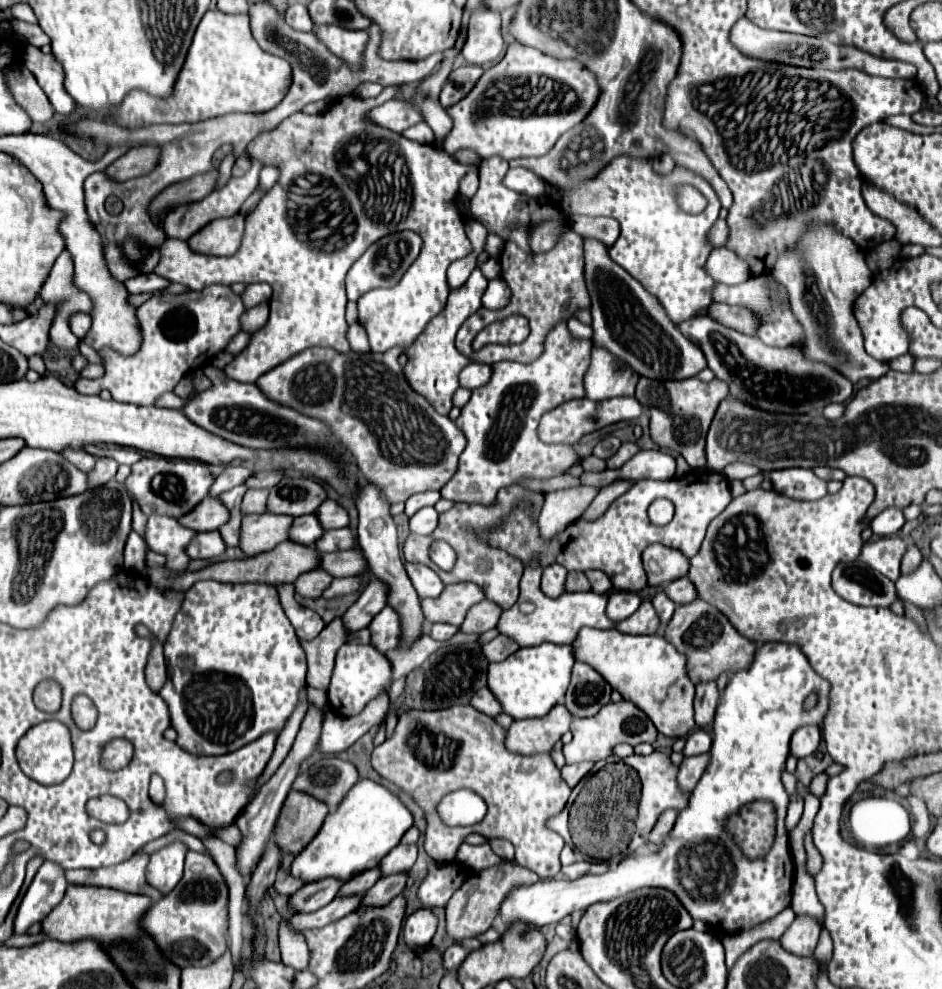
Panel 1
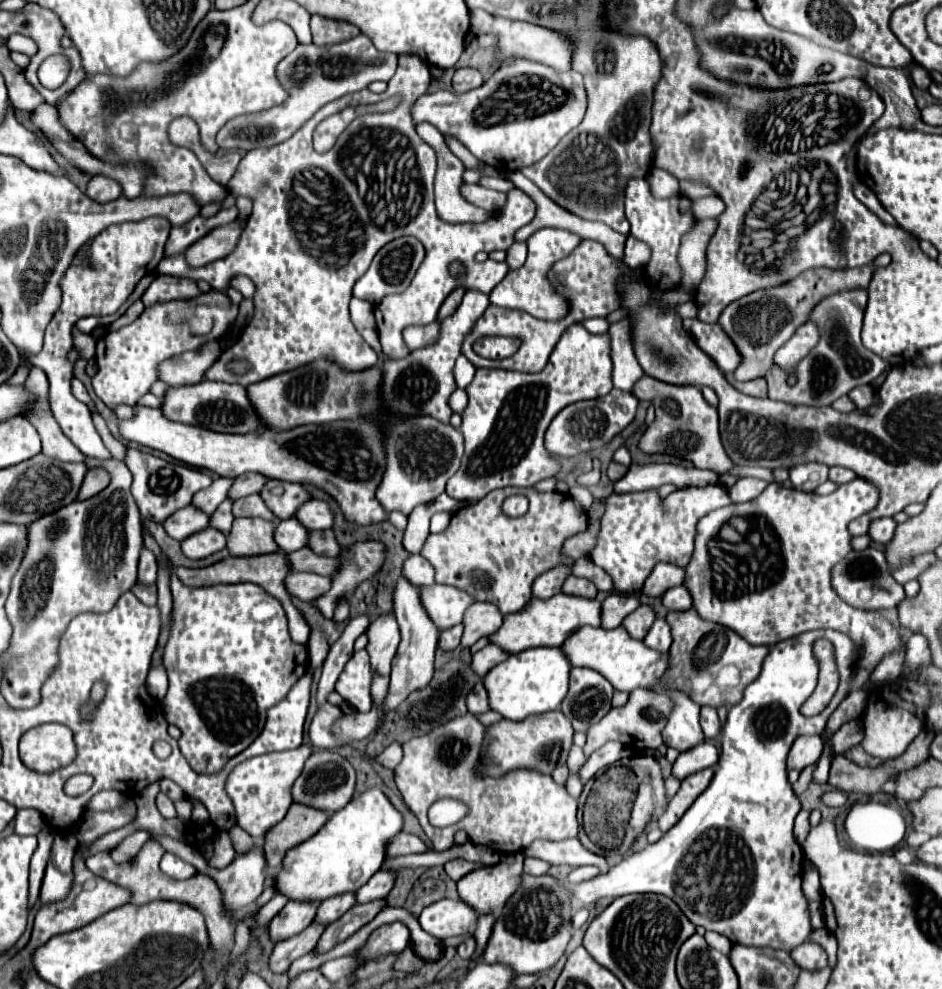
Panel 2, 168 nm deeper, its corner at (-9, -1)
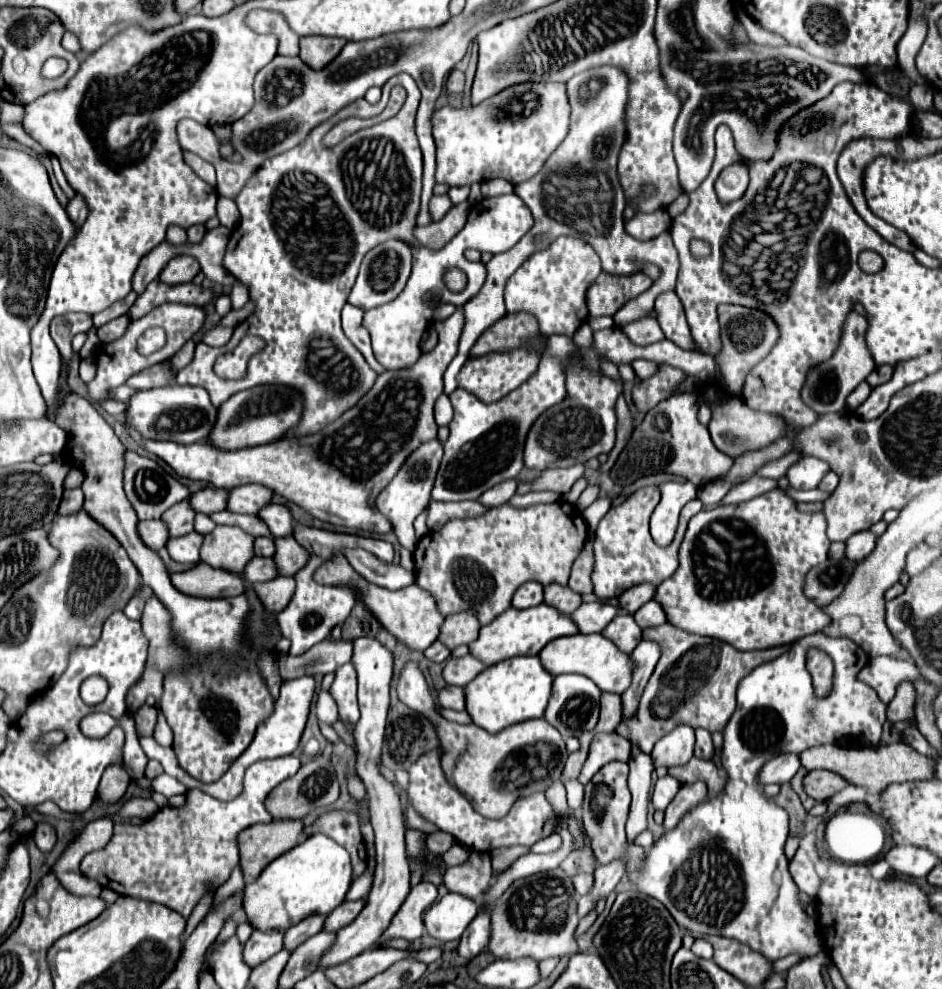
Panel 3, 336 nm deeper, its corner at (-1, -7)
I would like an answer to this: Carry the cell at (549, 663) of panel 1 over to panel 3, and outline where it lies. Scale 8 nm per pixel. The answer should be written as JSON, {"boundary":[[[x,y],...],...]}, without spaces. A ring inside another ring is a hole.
{"boundary":[[[513,657],[483,669],[465,687],[465,709],[471,721],[489,733],[499,733],[513,723],[537,719],[545,713],[553,677],[543,669],[539,657]]]}

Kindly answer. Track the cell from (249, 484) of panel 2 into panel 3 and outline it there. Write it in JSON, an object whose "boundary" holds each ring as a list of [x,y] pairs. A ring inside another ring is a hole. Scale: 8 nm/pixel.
{"boundary":[[[205,487],[205,489],[189,495],[189,505],[197,513],[211,515],[215,511],[223,511],[225,509],[225,497],[227,497],[227,491],[225,489]]]}

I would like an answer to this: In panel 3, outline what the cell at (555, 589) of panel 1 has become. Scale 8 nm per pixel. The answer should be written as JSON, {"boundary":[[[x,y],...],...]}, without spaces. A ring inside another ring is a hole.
{"boundary":[[[535,581],[523,583],[515,591],[513,601],[511,601],[511,605],[515,609],[529,609],[529,607],[535,607],[535,605],[541,605],[541,603],[543,603],[543,585],[535,583]]]}

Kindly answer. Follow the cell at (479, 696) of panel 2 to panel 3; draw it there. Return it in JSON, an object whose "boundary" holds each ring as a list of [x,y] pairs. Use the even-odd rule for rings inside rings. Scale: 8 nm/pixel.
{"boundary":[[[447,685],[447,687],[437,691],[437,697],[439,697],[441,707],[455,709],[455,711],[465,711],[465,693],[463,693],[461,687]]]}

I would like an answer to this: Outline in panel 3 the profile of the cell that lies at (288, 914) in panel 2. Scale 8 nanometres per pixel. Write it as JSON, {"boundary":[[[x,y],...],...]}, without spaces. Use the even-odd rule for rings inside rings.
{"boundary":[[[253,931],[249,941],[243,947],[243,961],[253,969],[259,963],[267,961],[271,955],[279,953],[283,947],[283,931]]]}

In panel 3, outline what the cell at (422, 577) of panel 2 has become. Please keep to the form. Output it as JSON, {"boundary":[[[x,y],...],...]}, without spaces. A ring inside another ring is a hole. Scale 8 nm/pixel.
{"boundary":[[[345,549],[343,553],[357,573],[361,573],[369,583],[375,583],[379,587],[401,589],[415,581],[415,575],[411,571],[393,563],[383,563],[365,549]]]}

